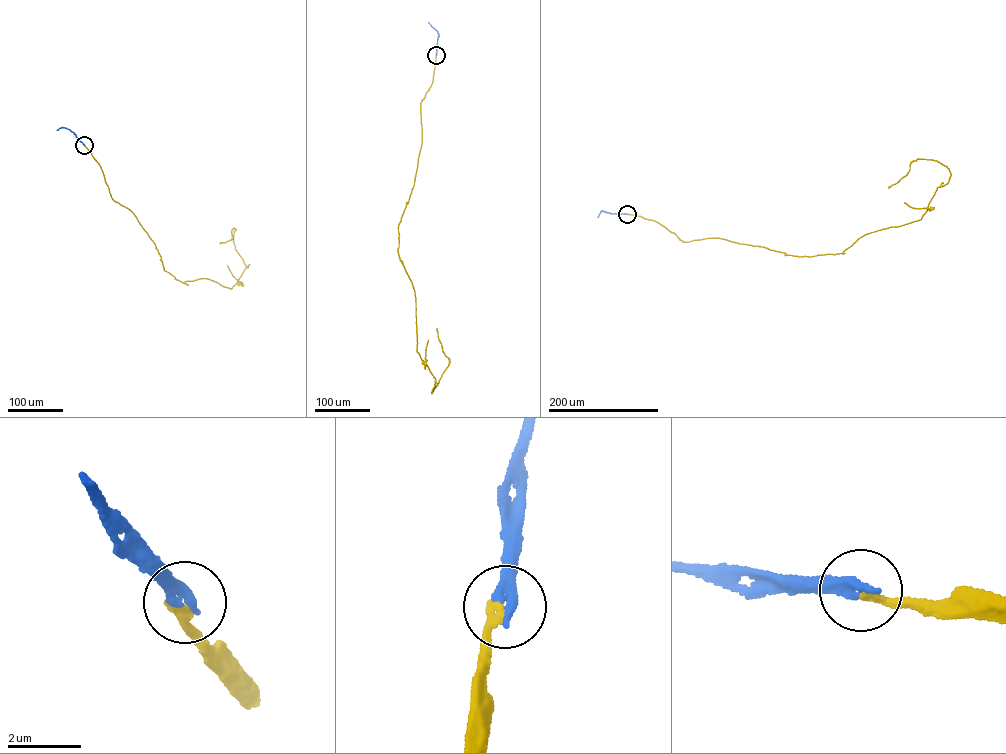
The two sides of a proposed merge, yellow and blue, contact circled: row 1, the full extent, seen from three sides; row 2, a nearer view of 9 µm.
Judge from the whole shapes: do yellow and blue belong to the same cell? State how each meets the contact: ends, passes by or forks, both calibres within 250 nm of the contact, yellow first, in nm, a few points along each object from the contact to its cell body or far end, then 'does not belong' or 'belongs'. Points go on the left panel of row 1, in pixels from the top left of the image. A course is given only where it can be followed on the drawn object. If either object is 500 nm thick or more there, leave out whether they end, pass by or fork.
yellow ends; blue ends; calibres 240 and 340 nm; course yellow (84, 145), (175, 278), (231, 289), (248, 267), (235, 229), (220, 243); course blue (84, 144), (69, 129), (62, 127), (57, 130); belongs

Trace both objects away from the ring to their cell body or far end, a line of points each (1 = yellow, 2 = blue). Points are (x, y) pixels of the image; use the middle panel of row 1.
1: (436, 55), (397, 249), (432, 393), (449, 363), (436, 328)
2: (436, 55), (438, 34), (428, 21)

